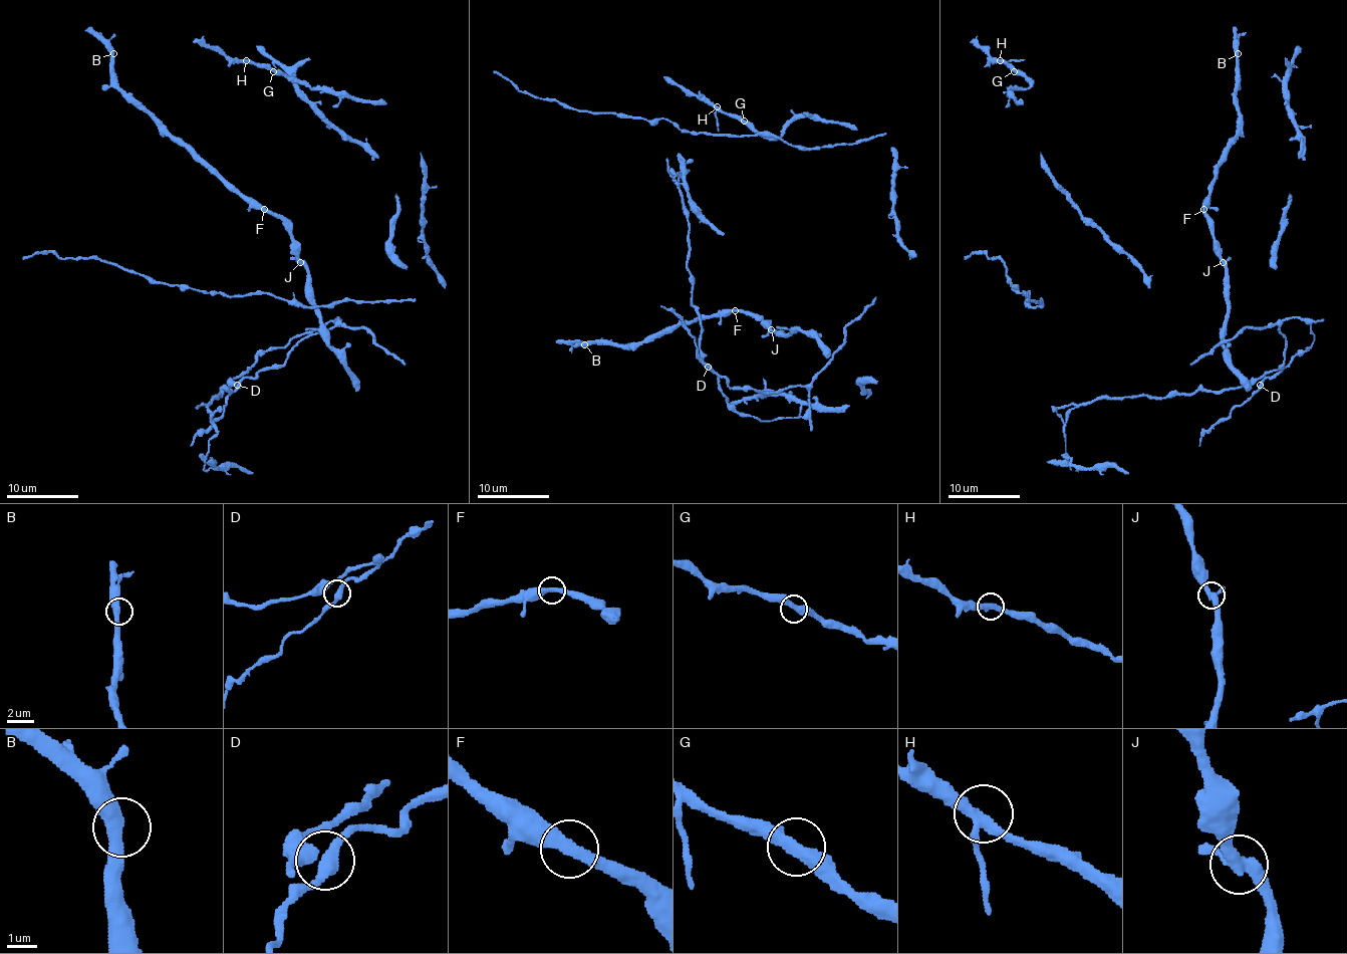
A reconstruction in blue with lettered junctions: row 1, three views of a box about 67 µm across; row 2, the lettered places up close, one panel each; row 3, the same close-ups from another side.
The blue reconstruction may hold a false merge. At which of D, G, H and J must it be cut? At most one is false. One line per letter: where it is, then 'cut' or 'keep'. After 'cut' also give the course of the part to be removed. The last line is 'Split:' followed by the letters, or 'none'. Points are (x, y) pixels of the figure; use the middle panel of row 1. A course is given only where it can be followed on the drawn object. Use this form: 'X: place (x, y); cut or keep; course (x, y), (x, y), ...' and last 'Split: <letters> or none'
D: place (708, 367); keep
G: place (744, 121); keep
H: place (717, 106); keep
J: place (771, 329); keep
Split: none

